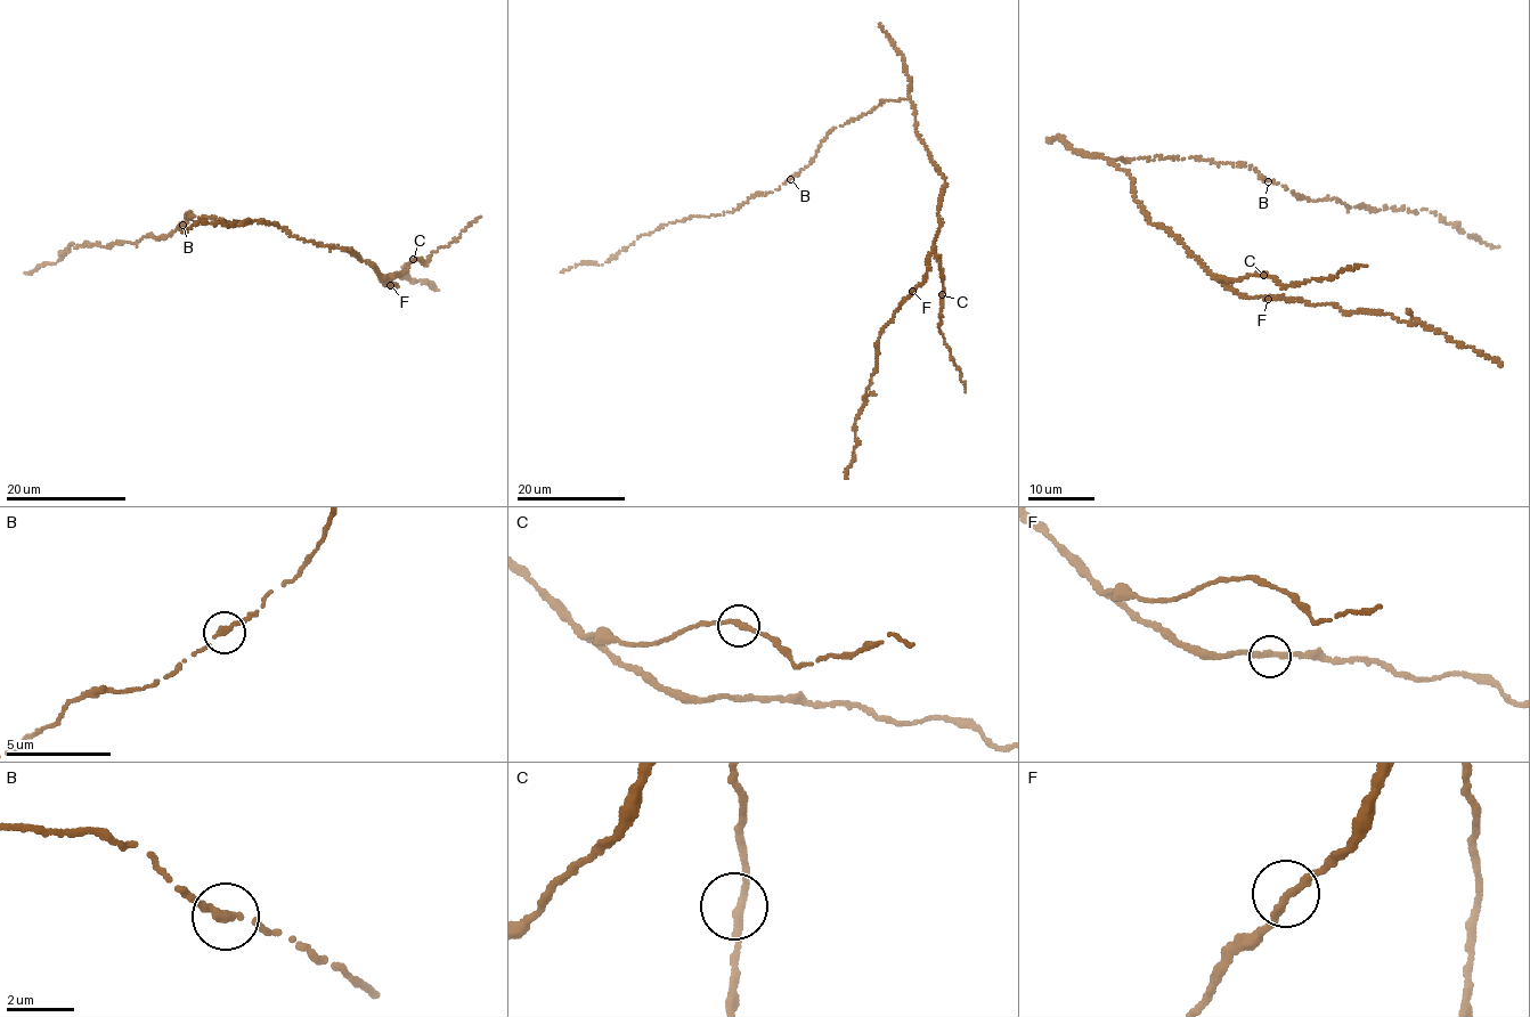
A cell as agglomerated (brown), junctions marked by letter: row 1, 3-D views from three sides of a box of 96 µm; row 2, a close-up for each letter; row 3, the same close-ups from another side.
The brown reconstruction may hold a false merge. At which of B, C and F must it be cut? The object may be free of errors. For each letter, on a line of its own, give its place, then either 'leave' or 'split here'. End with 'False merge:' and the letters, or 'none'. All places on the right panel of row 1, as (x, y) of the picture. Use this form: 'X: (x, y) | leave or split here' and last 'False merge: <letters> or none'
B: (1268, 181) | leave
C: (1263, 275) | leave
F: (1268, 299) | leave
False merge: none

